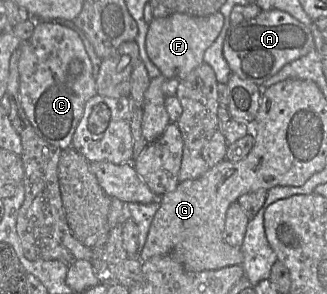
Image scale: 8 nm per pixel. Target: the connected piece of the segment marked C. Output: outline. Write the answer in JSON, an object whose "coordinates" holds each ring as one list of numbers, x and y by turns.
{"coordinates":[[36,21,31,38,21,43,18,67,21,104,37,134,62,150,72,147,85,104,98,94,92,62,80,36,68,26]]}

